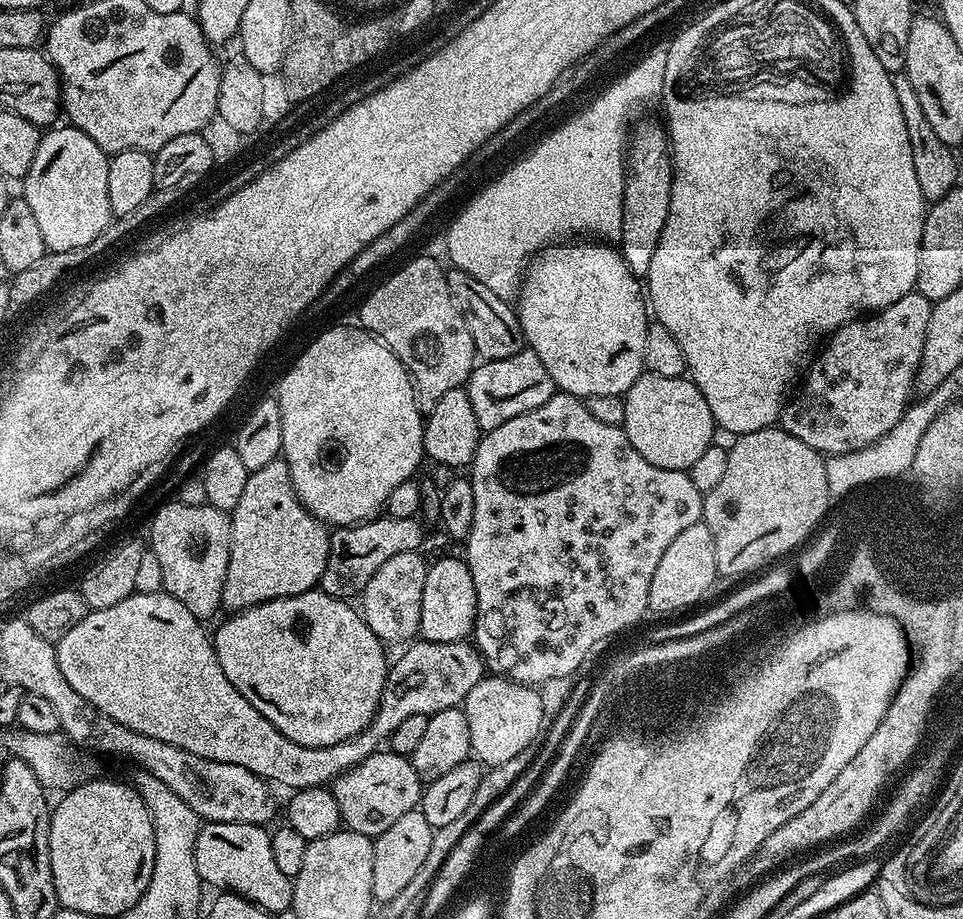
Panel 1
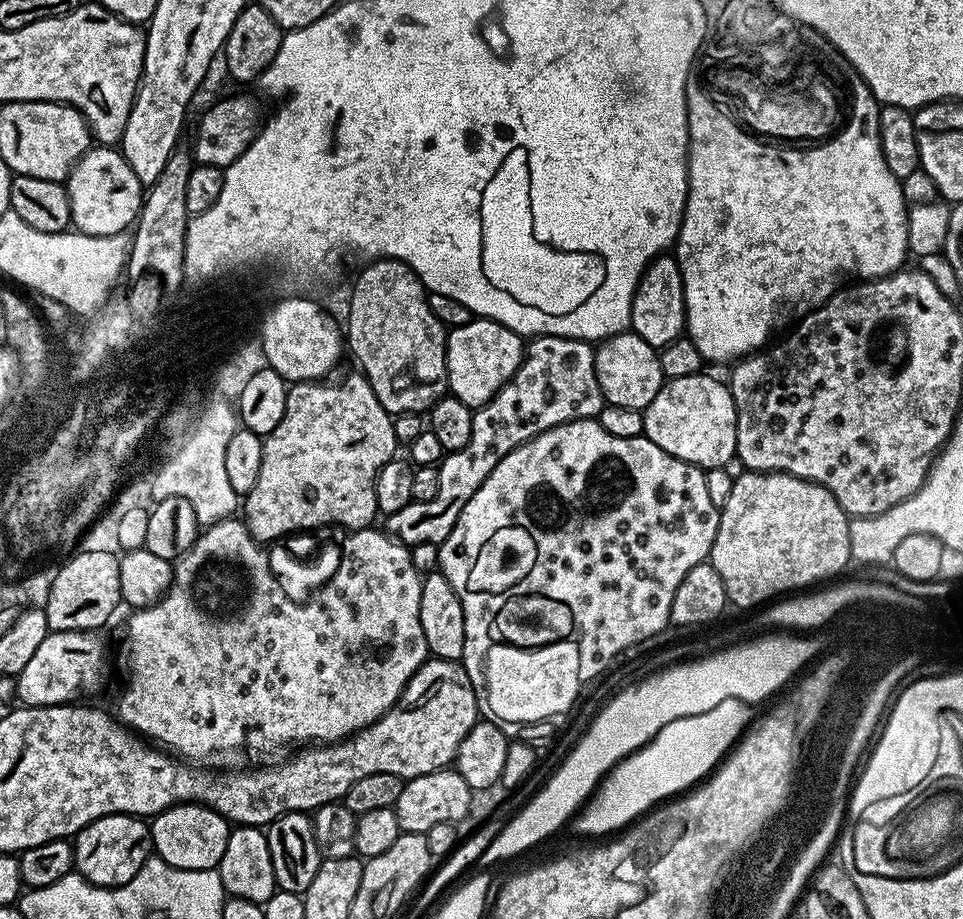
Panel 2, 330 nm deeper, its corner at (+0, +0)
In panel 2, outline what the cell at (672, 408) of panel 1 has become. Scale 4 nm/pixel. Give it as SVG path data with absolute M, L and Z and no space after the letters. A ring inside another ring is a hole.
M703 371L690 374L686 378L665 379L664 385L654 394L654 402L642 409L644 414L644 436L654 446L662 446L666 454L674 454L674 458L682 458L682 462L690 462L702 469L724 468L730 458L736 456L736 407L732 397L732 389L727 383L715 380L712 376L704 376Z

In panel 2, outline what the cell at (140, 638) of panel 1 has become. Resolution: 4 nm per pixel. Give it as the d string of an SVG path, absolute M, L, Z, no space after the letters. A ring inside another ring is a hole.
M95 631L91 632L49 632L46 638L42 638L42 646L30 657L30 662L22 666L20 675L16 677L16 700L26 708L41 708L42 706L54 706L55 704L66 704L75 701L83 692L92 692L96 688L96 683L100 680L100 675L104 672L104 640Z

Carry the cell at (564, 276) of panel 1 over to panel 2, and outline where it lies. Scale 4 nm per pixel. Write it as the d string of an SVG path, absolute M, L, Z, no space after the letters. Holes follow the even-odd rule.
M631 330L599 341L596 348L596 373L598 386L607 403L641 410L654 402L654 394L658 394L666 379L662 374L659 351L642 342L642 338L638 338L638 334Z

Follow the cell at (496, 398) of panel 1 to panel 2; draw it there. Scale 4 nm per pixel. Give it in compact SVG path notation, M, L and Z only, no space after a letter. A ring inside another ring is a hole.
M474 318L470 323L451 329L448 333L448 392L456 396L467 408L480 408L518 370L524 361L526 351L525 337L514 330L494 322L491 318Z

